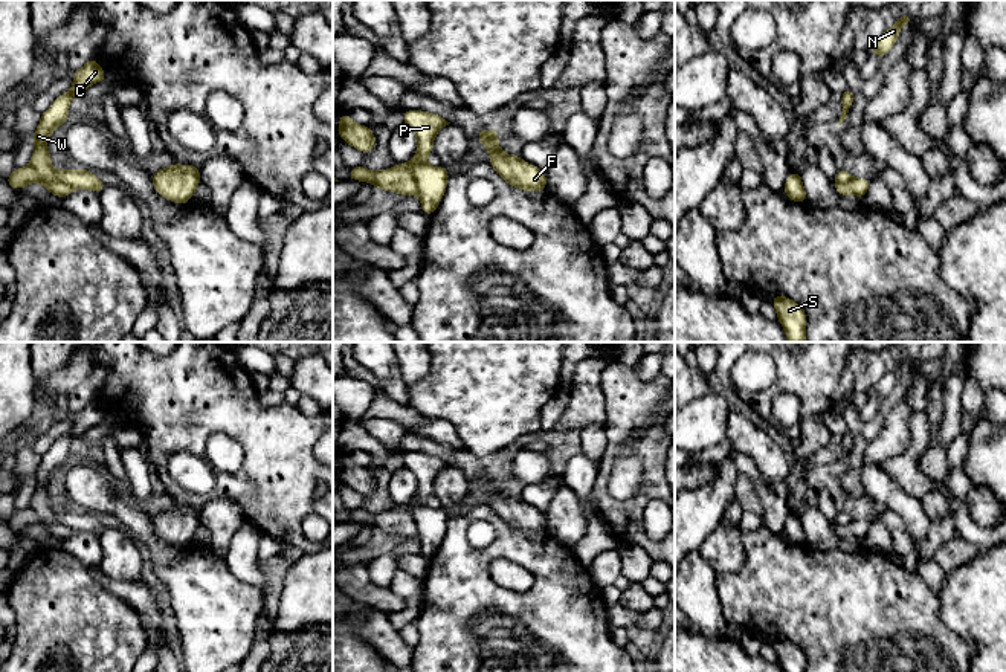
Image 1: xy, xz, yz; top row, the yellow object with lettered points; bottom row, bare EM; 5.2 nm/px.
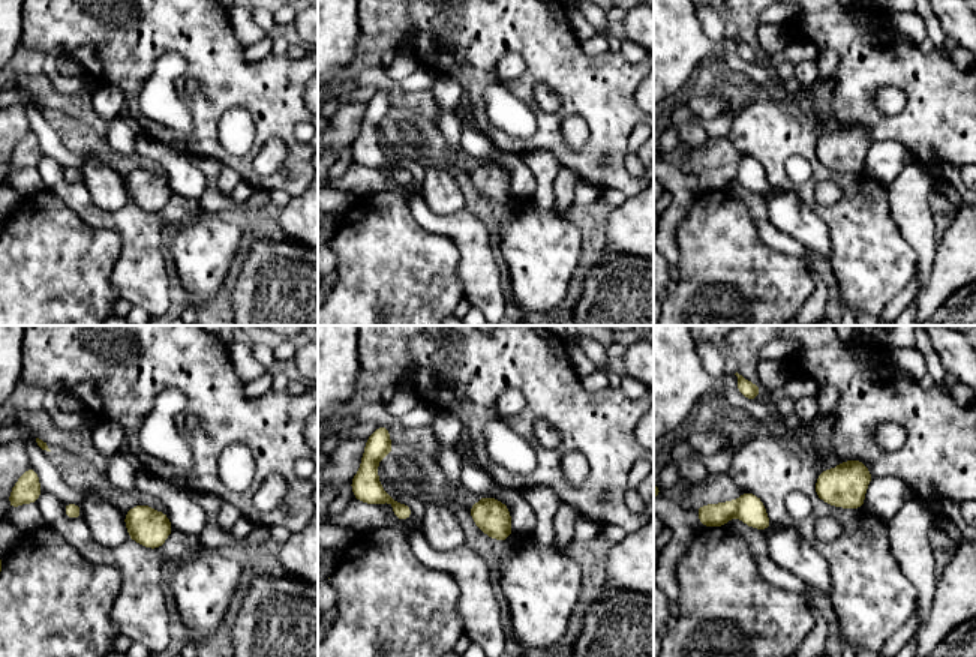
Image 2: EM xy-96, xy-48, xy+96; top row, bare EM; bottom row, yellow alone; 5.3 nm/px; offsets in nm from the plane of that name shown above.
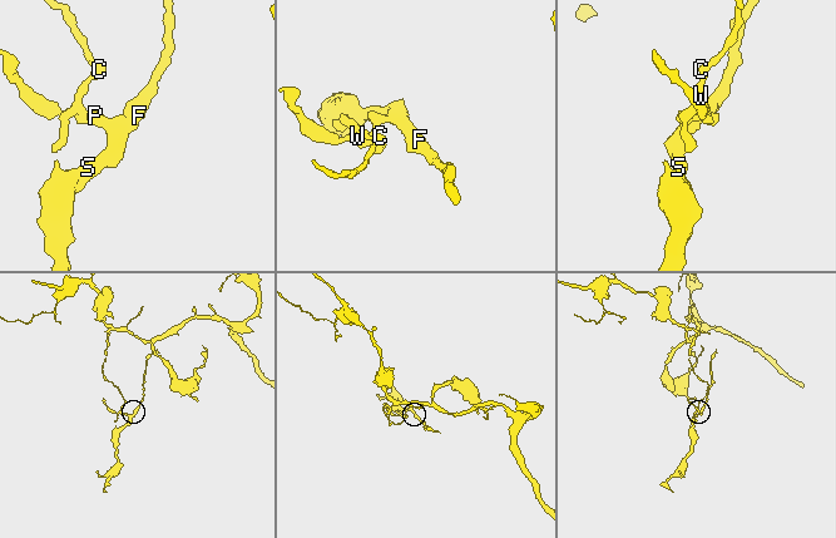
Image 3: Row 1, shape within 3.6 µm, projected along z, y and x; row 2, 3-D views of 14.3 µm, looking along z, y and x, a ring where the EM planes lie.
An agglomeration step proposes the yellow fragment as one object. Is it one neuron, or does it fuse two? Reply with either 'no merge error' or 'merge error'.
merge error

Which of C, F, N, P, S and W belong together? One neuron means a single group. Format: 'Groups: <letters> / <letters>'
Groups: C N W / F P S

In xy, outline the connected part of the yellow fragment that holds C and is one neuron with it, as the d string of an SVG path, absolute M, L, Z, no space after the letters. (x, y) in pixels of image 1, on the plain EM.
M96 402L87 403L73 415L73 428L70 432L60 437L52 447L41 455L41 463L32 477L35 492L31 498L29 507L35 510L44 522L63 522L73 531L92 531L98 538L107 528L99 519L93 518L90 512L63 512L56 513L50 504L47 483L50 475L61 469L69 461L69 447L73 438L81 438L90 428L101 425L107 415Z

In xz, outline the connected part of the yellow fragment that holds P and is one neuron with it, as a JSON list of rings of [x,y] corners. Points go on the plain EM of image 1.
[[[405,452],[403,467],[409,469],[418,483],[415,498],[406,507],[395,507],[382,513],[371,513],[362,507],[350,512],[347,522],[372,525],[379,531],[397,535],[401,538],[418,538],[418,527],[411,516],[412,507],[426,506],[426,499],[434,493],[437,475],[449,467],[443,458],[421,452]]]

